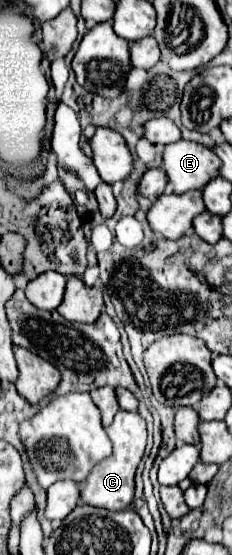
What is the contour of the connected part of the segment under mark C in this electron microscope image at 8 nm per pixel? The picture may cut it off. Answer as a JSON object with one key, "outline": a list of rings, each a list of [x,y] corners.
{"outline":[[[119,411],[115,415],[113,423],[107,427],[107,435],[113,443],[113,453],[107,459],[103,459],[101,463],[97,463],[93,467],[93,471],[89,473],[89,477],[85,479],[85,485],[81,487],[81,501],[91,505],[91,507],[119,511],[119,509],[127,509],[133,501],[133,493],[135,493],[133,479],[135,479],[135,471],[137,471],[137,465],[143,457],[145,443],[147,443],[145,419],[139,413]]]}

